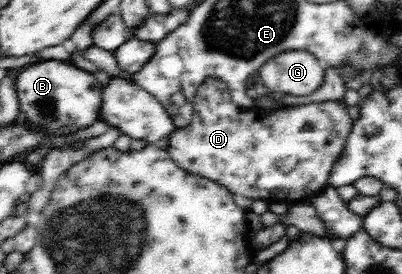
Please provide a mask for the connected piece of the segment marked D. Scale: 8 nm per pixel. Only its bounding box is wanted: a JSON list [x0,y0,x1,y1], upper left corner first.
[166,78,353,204]

